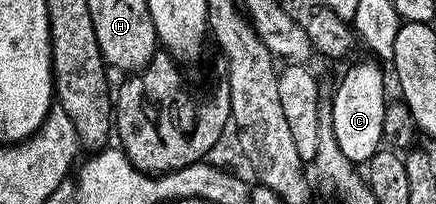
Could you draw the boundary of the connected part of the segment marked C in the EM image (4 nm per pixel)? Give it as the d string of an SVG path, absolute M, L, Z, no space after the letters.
M375 60L360 61L352 65L344 73L344 78L336 85L336 94L330 98L332 107L332 130L334 139L338 139L338 147L346 159L354 163L367 163L372 156L382 147L384 136L382 135L382 115L386 115L386 107L389 98L384 97L384 73L379 69Z

